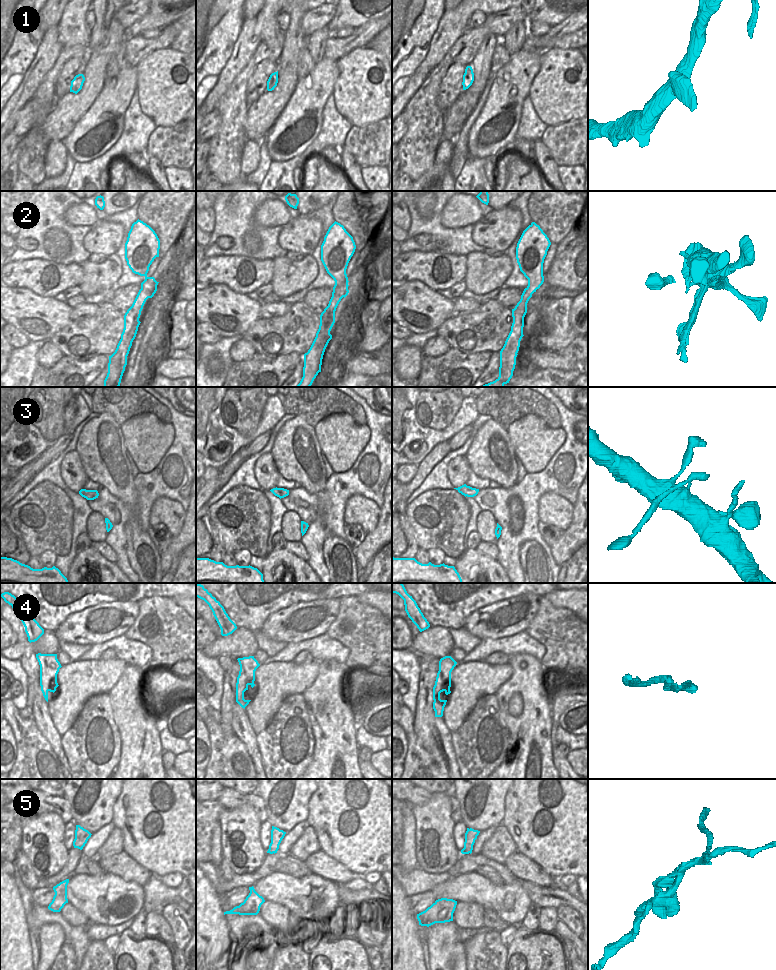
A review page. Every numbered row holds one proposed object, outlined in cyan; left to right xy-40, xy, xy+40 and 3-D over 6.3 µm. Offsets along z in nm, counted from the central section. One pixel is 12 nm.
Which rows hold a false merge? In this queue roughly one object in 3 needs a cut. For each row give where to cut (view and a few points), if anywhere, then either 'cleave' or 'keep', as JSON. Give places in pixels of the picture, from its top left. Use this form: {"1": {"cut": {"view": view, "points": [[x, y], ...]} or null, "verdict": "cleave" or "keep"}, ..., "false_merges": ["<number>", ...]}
{"1": {"cut": null, "verdict": "keep"}, "2": {"cut": {"view": "xy", "points": [[333, 287], [341, 287], [345, 295]]}, "verdict": "cleave"}, "3": {"cut": null, "verdict": "keep"}, "4": {"cut": null, "verdict": "keep"}, "5": {"cut": {"view": "xy", "points": [[279, 829], [273, 834], [270, 843], [272, 852]]}, "verdict": "cleave"}, "false_merges": ["2", "5"]}

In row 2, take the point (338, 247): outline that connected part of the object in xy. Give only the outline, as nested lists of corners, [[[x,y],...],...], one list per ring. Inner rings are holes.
[[[334,222],[328,229],[324,241],[321,245],[321,261],[327,271],[327,273],[334,279],[335,285],[334,289],[337,289],[339,287],[342,287],[345,296],[348,295],[348,277],[346,274],[346,269],[348,266],[348,263],[353,256],[356,249],[355,242],[353,240],[353,237],[346,231],[343,225],[341,225],[338,222]]]

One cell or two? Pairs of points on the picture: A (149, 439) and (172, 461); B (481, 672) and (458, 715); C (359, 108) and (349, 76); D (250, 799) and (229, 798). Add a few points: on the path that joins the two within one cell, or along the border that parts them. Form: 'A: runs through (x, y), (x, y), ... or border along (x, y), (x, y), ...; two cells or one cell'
A: border along (174, 432), (172, 444), (160, 462), (150, 472); two cells
B: runs through (470, 683), (460, 704); one cell
C: runs through (359, 100), (359, 86), (357, 84); one cell
D: runs through (245, 799), (234, 798); one cell

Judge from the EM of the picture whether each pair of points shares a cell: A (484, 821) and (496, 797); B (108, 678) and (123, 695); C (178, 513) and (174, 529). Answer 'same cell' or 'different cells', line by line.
A: same cell
B: different cells
C: same cell

